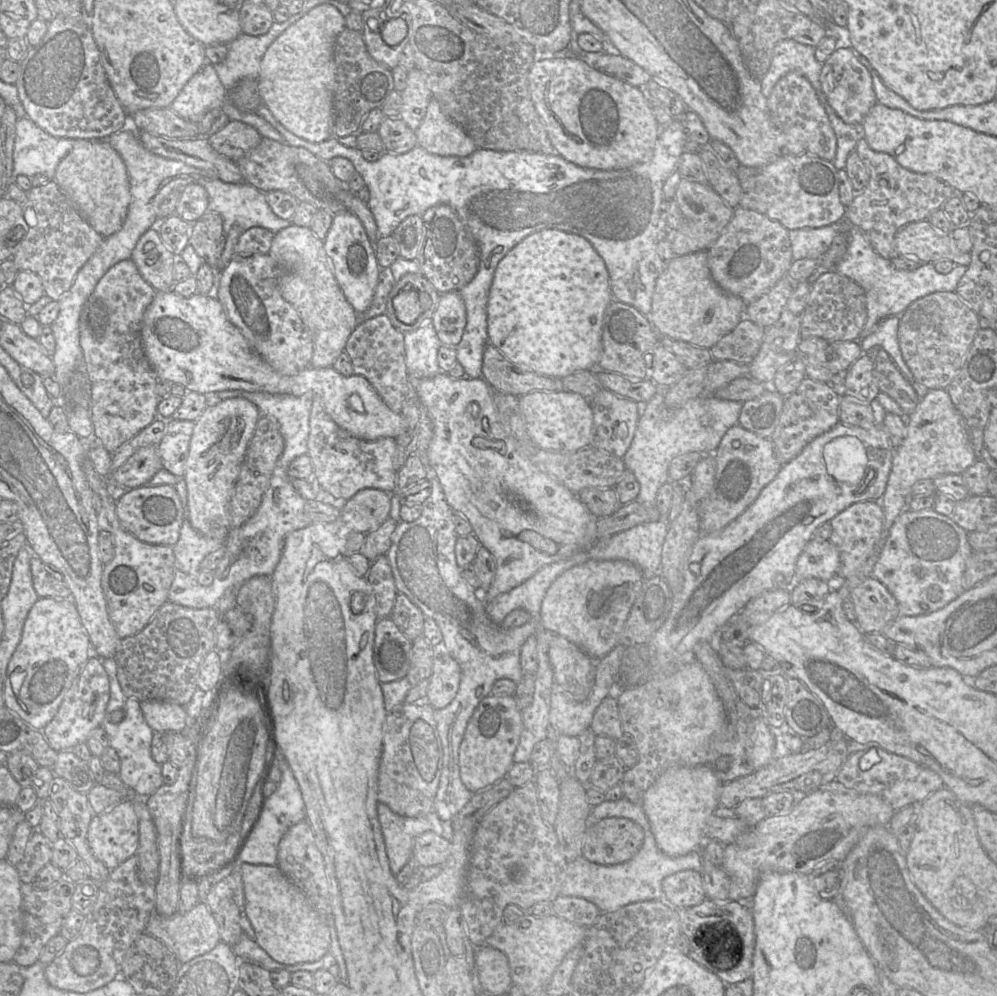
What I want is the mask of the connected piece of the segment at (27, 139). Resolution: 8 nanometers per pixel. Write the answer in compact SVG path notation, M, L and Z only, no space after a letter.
M27 116L18 118L15 130L13 179L19 175L32 177L36 174L43 174L53 180L57 165L72 150L76 139L52 136Z

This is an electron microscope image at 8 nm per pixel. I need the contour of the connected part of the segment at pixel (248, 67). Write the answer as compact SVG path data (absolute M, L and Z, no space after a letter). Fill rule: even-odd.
M301 11L295 15L291 15L284 22L273 22L269 30L258 36L252 36L241 33L233 41L225 44L227 47L227 56L225 60L219 64L214 64L213 67L228 93L236 86L236 84L244 78L257 79L259 73L259 65L265 51L269 45L290 25L298 21L304 13Z

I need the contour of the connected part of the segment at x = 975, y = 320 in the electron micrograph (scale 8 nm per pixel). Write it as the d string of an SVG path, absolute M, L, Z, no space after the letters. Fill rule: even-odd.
M934 292L928 294L924 297L921 297L914 302L912 302L907 309L900 315L899 317L899 325L898 325L898 342L902 357L907 364L908 368L910 369L914 382L919 384L923 384L929 390L931 389L946 389L948 385L953 381L955 376L958 374L959 370L961 369L966 354L973 342L973 339L977 333L977 331L981 328L979 322L979 316L958 296L957 292Z

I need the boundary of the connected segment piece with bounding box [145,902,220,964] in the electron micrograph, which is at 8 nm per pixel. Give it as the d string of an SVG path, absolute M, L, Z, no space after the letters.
M201 902L185 914L177 912L170 917L161 916L154 911L148 919L145 932L162 942L181 964L210 952L220 941L213 914L207 905Z

